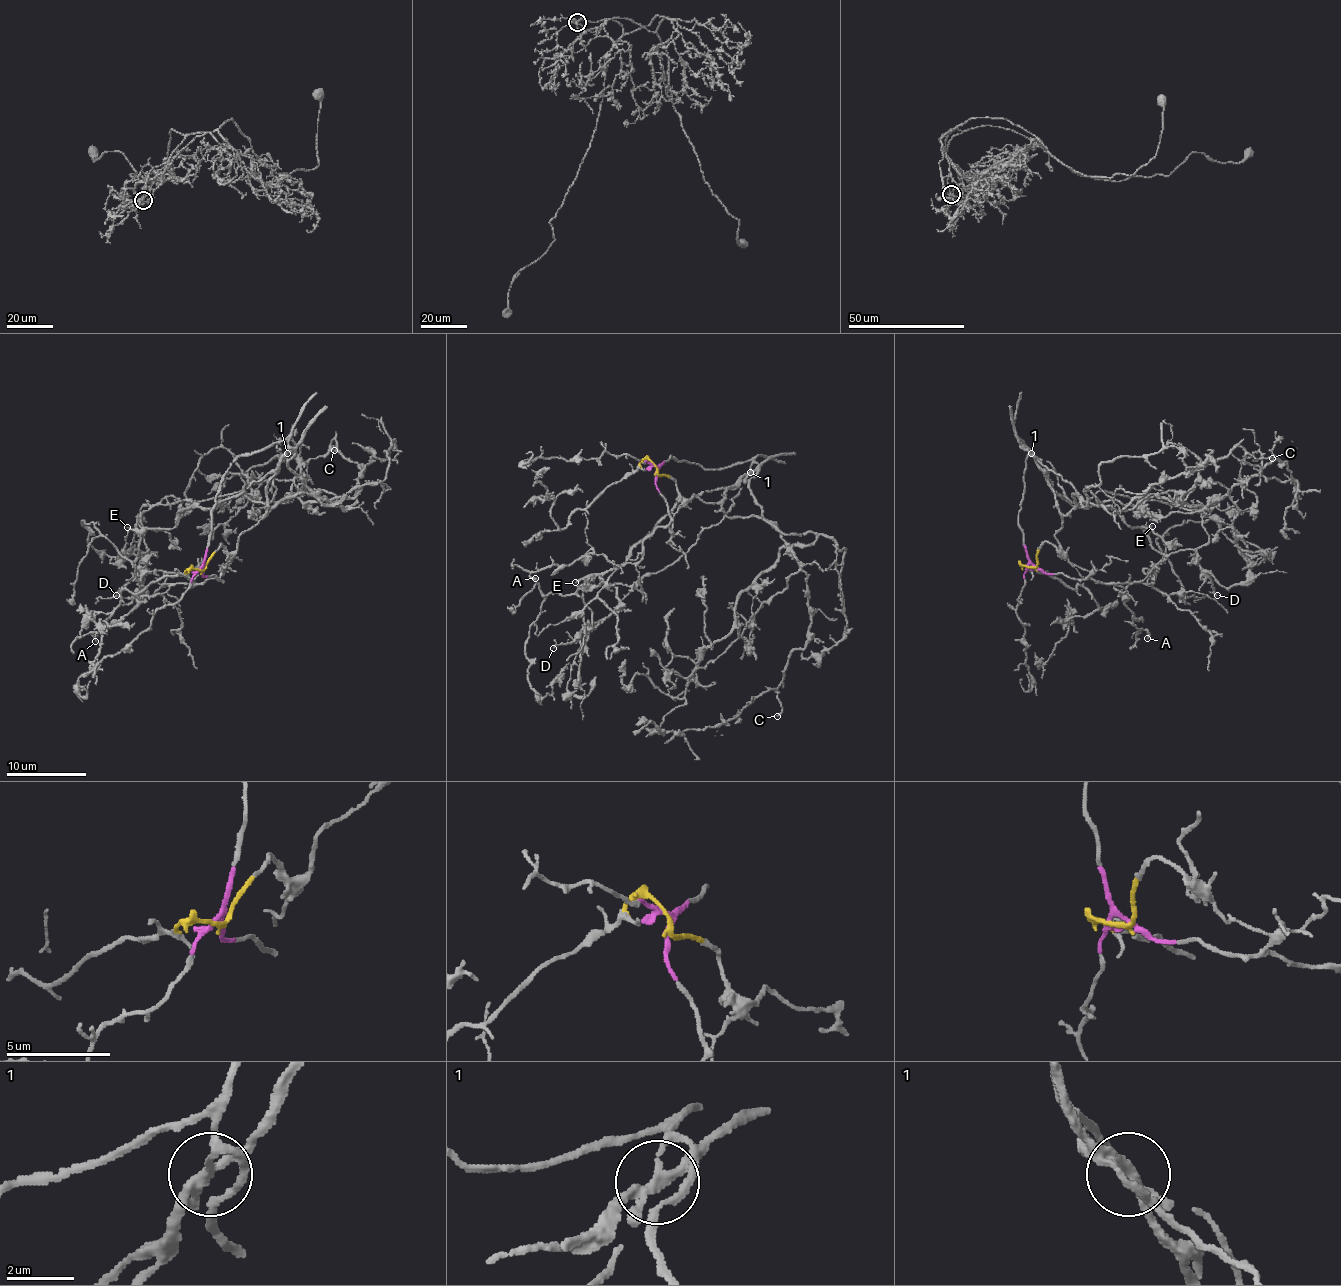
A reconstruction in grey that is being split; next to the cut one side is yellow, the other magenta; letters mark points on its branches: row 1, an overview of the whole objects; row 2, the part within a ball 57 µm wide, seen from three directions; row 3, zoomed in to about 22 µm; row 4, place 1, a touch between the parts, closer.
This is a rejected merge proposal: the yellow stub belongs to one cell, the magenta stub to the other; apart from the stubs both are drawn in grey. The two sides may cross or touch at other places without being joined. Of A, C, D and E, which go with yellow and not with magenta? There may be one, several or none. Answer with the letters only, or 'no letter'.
D, E

